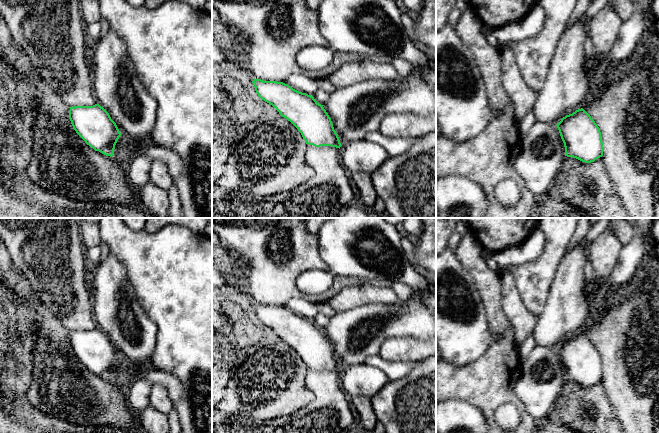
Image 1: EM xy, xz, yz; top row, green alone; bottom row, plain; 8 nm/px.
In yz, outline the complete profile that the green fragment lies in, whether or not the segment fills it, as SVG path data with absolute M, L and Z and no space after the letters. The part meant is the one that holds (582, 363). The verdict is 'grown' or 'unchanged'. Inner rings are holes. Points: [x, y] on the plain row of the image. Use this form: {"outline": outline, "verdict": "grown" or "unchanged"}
{"outline": "M583 332L566 339L556 350L564 367L565 380L585 387L603 380L600 353Z", "verdict": "unchanged"}

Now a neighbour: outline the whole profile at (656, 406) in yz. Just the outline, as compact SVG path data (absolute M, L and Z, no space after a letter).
M659 396L653 408L653 429L654 433L659 433Z

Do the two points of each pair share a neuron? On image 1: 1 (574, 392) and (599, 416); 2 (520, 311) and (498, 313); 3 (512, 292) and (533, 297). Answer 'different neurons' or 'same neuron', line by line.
1: same neuron
2: different neurons
3: different neurons

